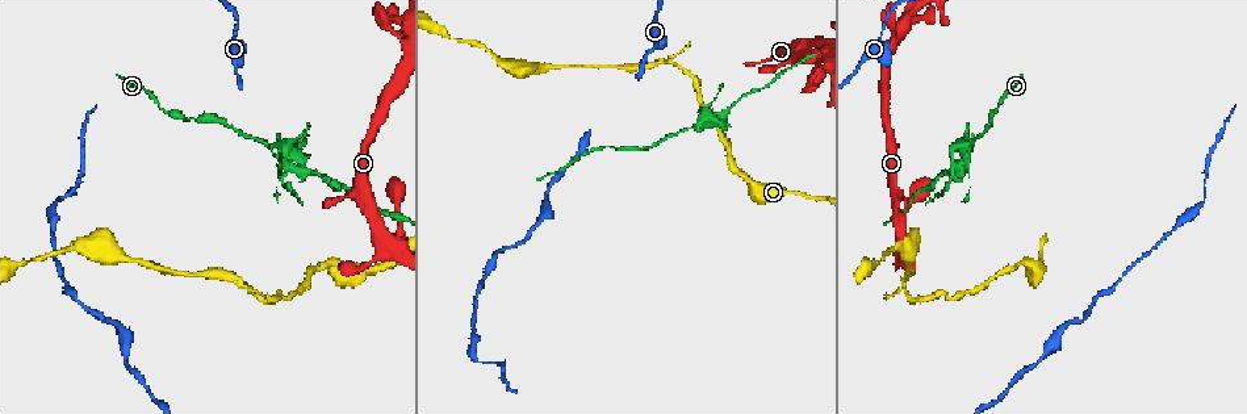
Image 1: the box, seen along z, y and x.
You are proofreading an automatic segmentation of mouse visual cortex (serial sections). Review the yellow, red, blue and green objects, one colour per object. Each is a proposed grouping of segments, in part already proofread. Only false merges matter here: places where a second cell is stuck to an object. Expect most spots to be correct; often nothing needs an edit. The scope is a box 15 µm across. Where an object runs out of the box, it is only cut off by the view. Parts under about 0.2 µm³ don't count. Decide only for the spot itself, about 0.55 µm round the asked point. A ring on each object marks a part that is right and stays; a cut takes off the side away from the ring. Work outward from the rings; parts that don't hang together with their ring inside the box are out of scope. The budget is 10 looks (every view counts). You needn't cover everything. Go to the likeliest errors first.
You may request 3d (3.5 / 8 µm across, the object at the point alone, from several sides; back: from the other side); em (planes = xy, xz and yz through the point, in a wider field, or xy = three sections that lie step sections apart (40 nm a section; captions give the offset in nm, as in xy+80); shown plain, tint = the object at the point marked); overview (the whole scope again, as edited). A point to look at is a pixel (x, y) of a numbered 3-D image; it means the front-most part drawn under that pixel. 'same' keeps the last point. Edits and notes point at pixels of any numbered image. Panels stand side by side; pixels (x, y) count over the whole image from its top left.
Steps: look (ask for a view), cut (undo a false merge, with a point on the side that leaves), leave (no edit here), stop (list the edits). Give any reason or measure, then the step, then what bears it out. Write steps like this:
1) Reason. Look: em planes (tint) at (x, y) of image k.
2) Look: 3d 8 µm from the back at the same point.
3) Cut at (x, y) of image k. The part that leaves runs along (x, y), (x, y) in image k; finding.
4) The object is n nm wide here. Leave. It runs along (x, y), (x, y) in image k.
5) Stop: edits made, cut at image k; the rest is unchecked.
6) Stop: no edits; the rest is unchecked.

Abrupt turn. Look: 3d 8 µm at (289, 168) of image 1.

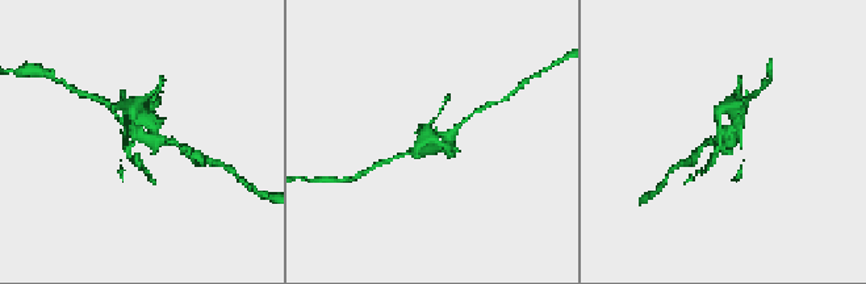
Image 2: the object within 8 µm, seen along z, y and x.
Look: em xy step 3 (tint) at (725, 133) of image 2.

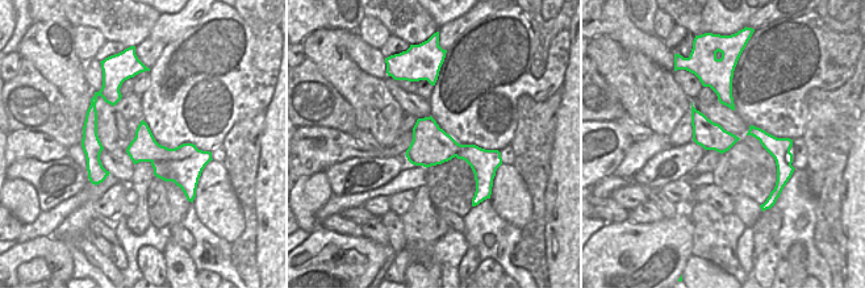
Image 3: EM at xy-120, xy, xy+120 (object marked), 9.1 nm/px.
Cut at (425, 130) of image 2. A second cell is stuck on.

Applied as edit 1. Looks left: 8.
Redraw. Look: overview.

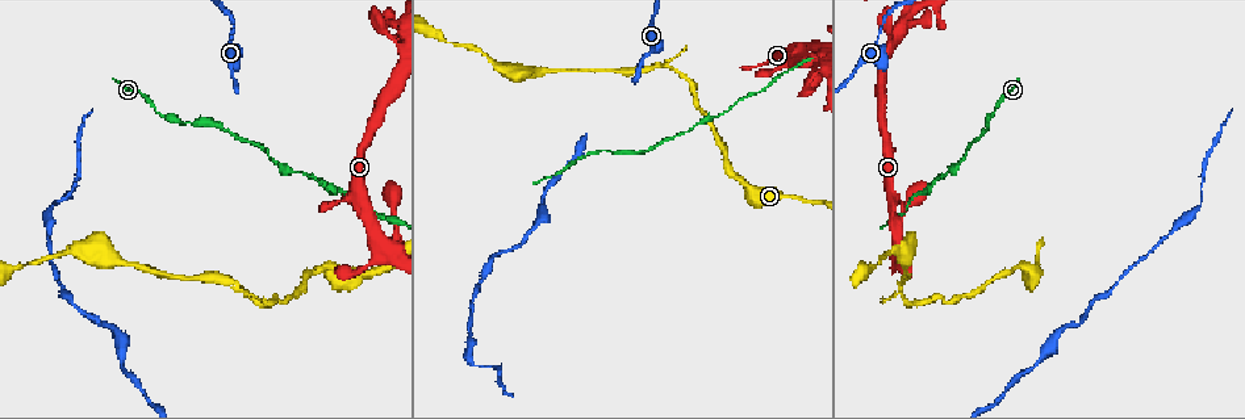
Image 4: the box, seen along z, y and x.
Three arms meet. Look: 3d 8 µm at (384, 243) of image 4.

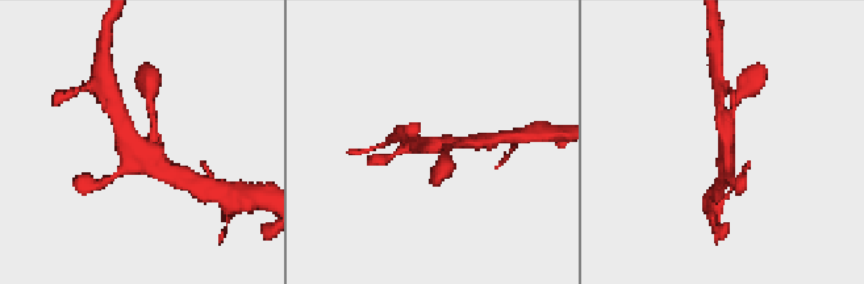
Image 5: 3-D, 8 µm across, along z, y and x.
Look: em xy step 2 (tint) at (724, 147) of image 5.

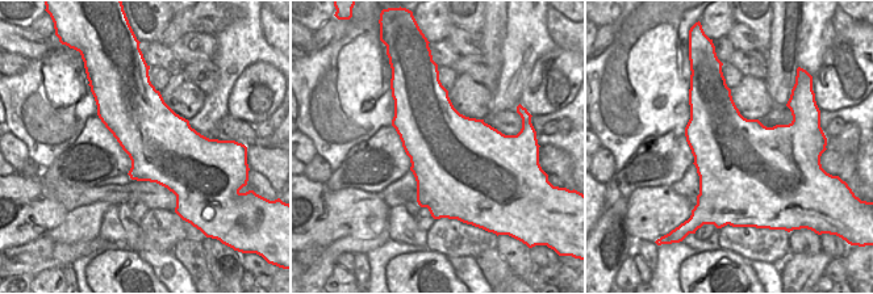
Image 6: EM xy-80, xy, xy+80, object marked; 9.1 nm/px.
Leave. It runs along (414, 141), (449, 149) in image 5; all the same cell.

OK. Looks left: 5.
Sudden change in width. Look: 3d 3.5 µm at (652, 49) of image 4.

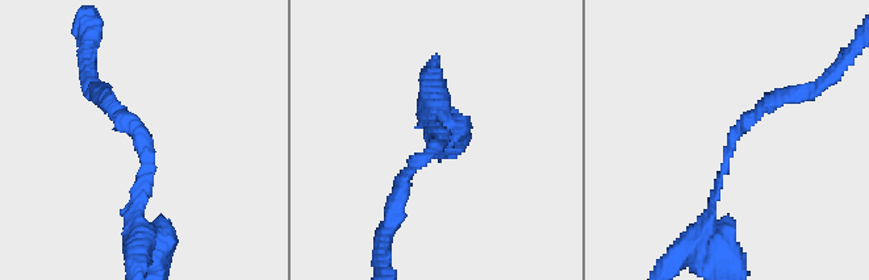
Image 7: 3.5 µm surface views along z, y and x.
Now the EM. Look: em xy step 5 (tint) at (441, 136) of image 7.

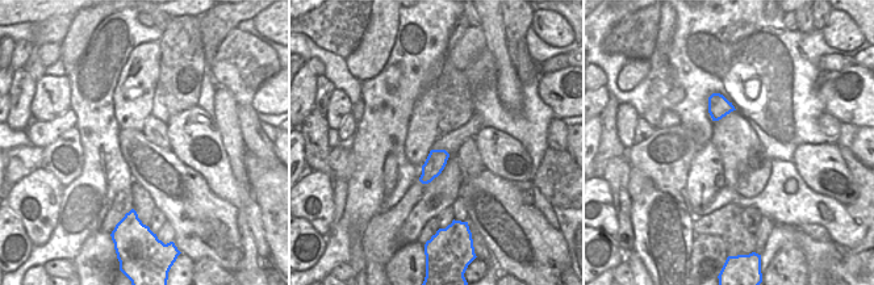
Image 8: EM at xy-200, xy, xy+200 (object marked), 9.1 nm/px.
The object is 180 nm wide here. Leave. It runs along (692, 243), (735, 130), (765, 103) in image 7; all the same cell.

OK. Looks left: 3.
Thin neck. Look: 3d 3.5 µm at (1015, 266) of image 4.

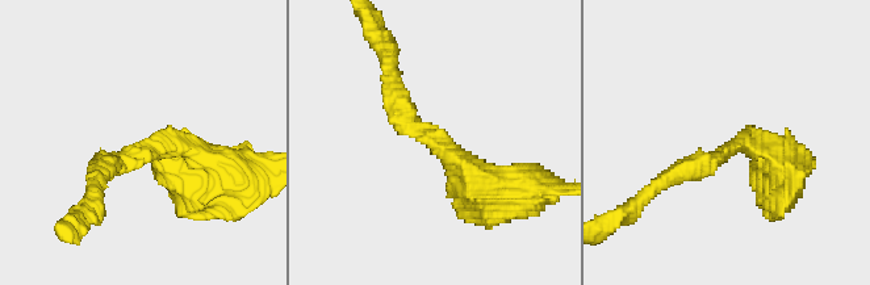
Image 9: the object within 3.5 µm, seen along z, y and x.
The arms are 300, 350 nm wide. Look: em planes (tint) at (143, 148) of image 9.

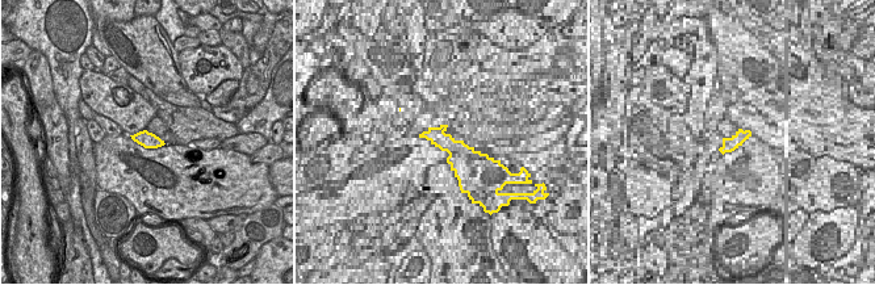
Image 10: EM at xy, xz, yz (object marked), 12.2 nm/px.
Leave. It runs along (496, 197), (406, 120), (390, 79) in image 9; continuous, no second cell.

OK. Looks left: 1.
Stop: edits made, cut at image 2; the rest is unchecked.

